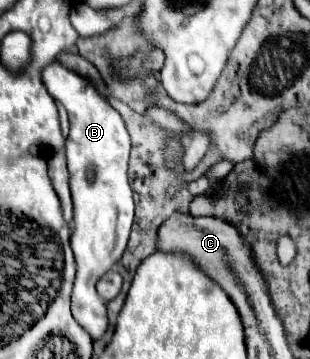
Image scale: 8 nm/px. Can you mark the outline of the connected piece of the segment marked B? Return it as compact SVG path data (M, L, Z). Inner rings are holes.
M52 62L42 72L42 80L50 96L66 108L70 120L70 134L66 138L70 192L74 202L74 232L70 242L78 264L72 292L72 316L92 340L98 340L108 328L108 316L104 302L96 294L96 282L120 260L134 220L134 198L128 182L130 136L120 114L88 80L58 62Z

